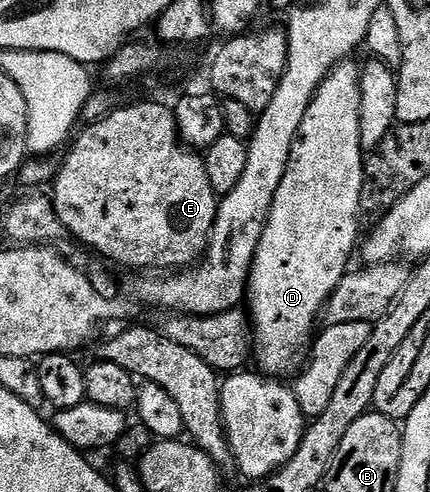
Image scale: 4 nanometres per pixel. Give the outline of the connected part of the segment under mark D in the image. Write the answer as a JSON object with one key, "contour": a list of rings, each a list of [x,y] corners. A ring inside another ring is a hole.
{"contour":[[[353,62],[338,63],[325,77],[325,81],[321,81],[309,109],[305,109],[305,121],[301,121],[301,129],[295,135],[285,177],[281,177],[281,185],[277,185],[271,212],[247,278],[245,307],[249,312],[253,336],[253,363],[267,377],[294,376],[306,364],[313,343],[313,332],[316,330],[315,319],[317,323],[327,305],[327,298],[347,274],[347,262],[354,251],[356,254],[361,239],[359,198],[365,152],[361,145],[359,117],[361,67],[358,62]]]}

